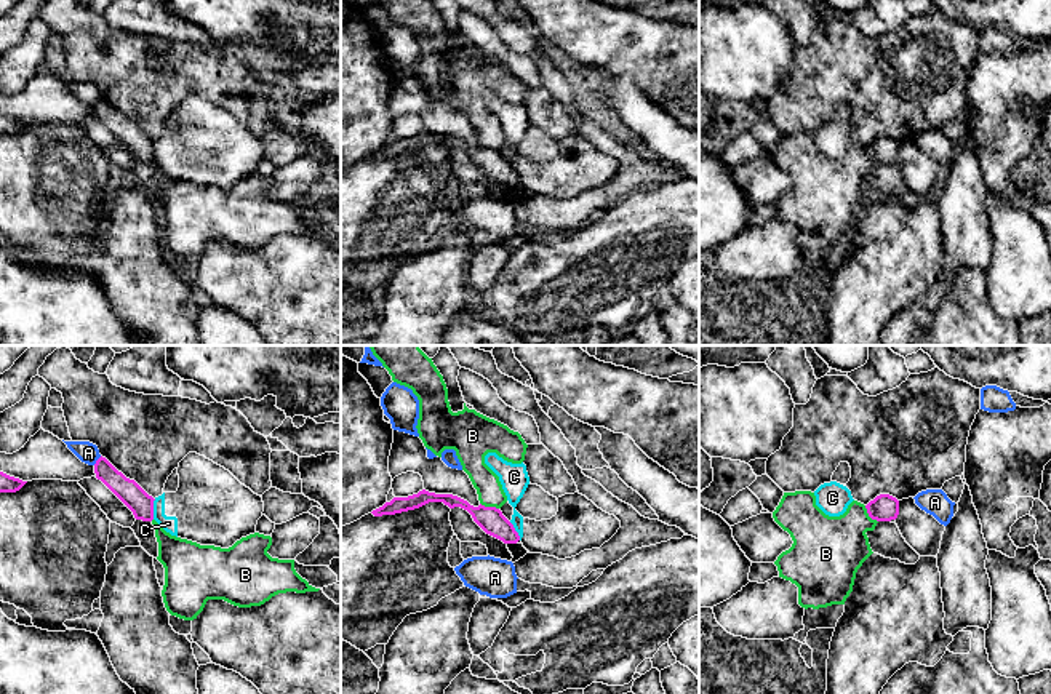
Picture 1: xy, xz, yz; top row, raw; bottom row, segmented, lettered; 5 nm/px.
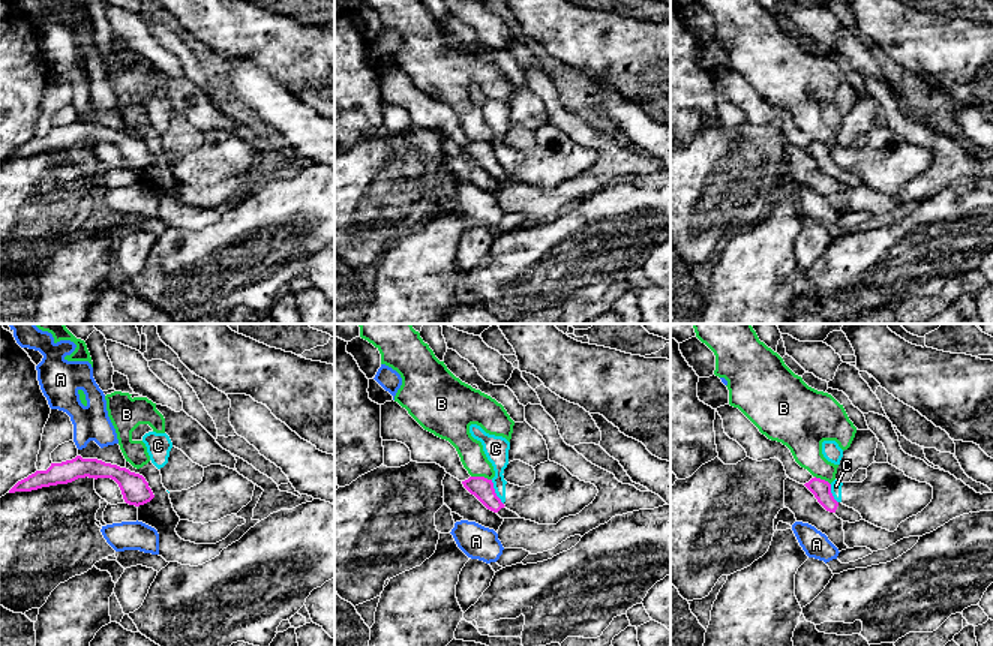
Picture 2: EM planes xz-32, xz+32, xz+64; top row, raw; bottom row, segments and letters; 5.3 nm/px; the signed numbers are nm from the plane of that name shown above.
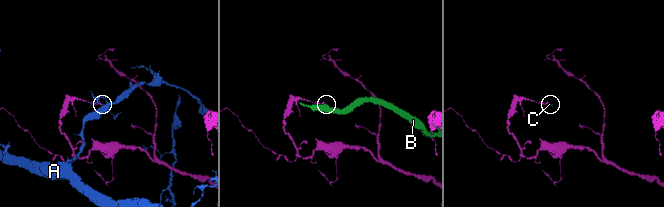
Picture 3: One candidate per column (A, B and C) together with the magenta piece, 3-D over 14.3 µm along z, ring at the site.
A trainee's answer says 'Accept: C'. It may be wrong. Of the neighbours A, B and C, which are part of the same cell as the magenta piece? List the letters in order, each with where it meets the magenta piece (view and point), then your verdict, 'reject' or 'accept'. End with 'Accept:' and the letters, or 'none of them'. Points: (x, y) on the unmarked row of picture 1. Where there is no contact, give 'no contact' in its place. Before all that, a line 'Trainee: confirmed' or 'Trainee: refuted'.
Trainee: refuted
A: xy (96, 103) | reject
B: yz (869, 157) | reject
C: xy (152, 151) | reject
Accept: none of them

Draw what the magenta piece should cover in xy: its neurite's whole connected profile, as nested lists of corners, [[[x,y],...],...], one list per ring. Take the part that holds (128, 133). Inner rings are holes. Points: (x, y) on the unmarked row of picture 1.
[[[102,98],[94,106],[94,115],[133,154],[136,162],[154,162],[155,141],[134,122],[126,120]]]

